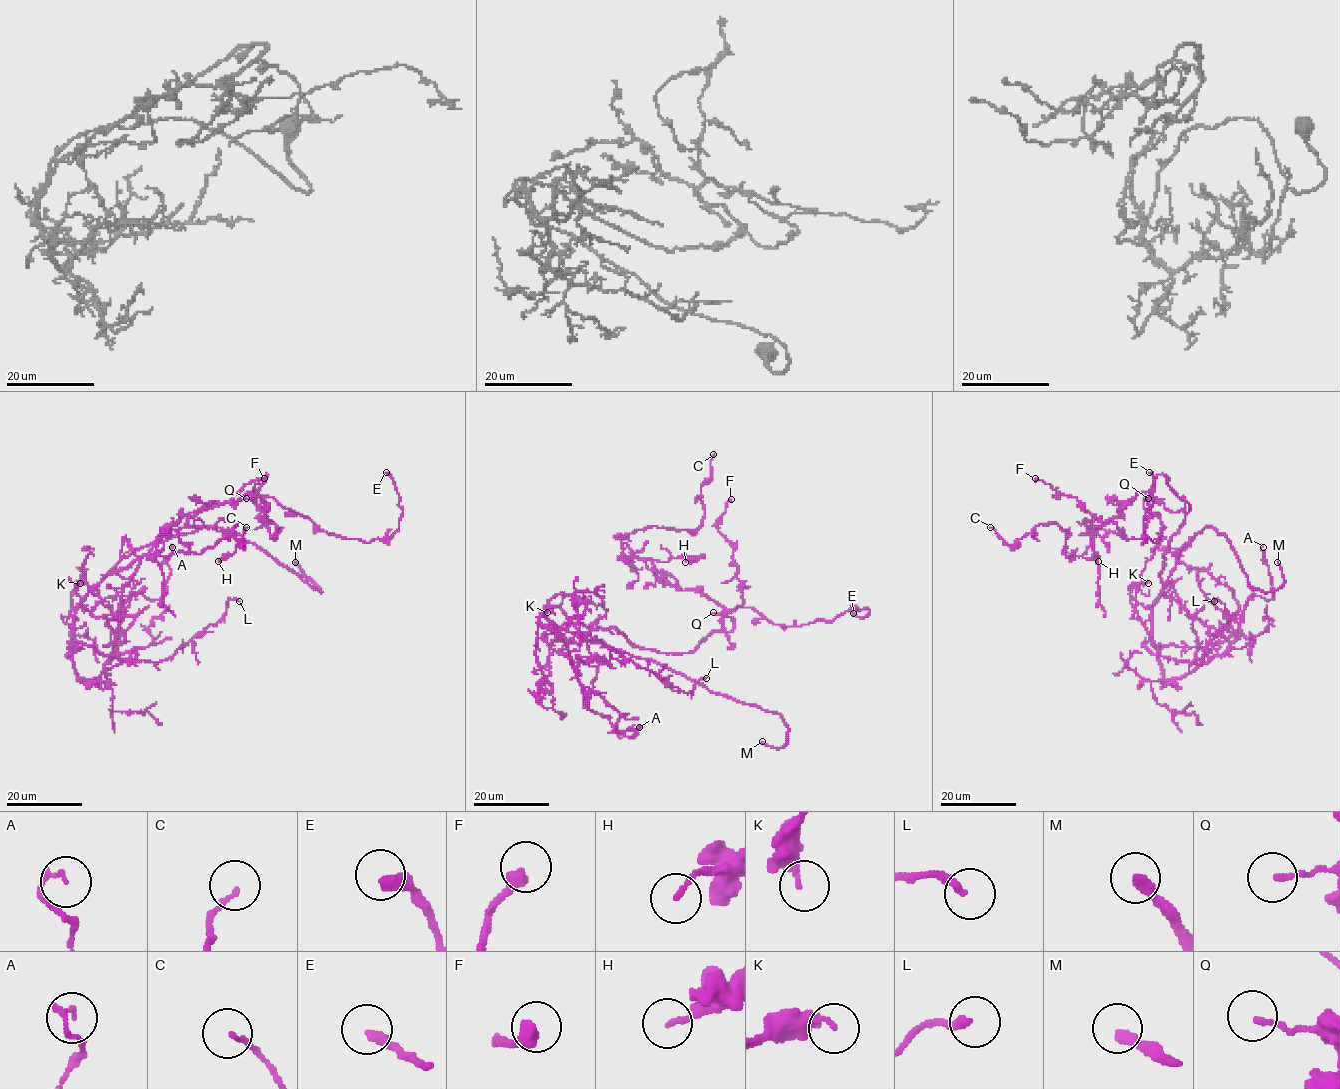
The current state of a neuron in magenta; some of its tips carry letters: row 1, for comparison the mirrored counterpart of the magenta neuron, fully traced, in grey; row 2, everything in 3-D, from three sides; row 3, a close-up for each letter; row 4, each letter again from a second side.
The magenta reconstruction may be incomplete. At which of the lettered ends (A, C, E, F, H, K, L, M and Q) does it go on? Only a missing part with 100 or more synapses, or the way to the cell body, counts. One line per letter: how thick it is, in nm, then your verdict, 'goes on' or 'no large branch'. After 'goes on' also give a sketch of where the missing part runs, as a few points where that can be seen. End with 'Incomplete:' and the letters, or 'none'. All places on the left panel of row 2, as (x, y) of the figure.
A: calibre 130 nm; no large branch
C: calibre 130 nm; no large branch
E: calibre 360 nm; no large branch
F: calibre 440 nm; no large branch
H: calibre 140 nm; no large branch
K: calibre 180 nm; no large branch
L: calibre 240 nm; no large branch
M: calibre 280 nm; goes on; course (295, 562), (276, 546)
Q: calibre 160 nm; no large branch
Incomplete: M

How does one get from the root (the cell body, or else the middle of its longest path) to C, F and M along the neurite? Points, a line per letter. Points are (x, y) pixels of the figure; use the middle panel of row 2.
C: (650, 648), (692, 652), (733, 629), (723, 607), (663, 584), (621, 542), (652, 526), (695, 530), (713, 454)
F: (650, 648), (692, 652), (713, 631), (733, 629), (725, 610), (744, 603), (744, 581), (717, 527), (731, 499)
M: (650, 648), (635, 647), (615, 628), (573, 623), (566, 629), (777, 712), (787, 741), (778, 748), (762, 741)

